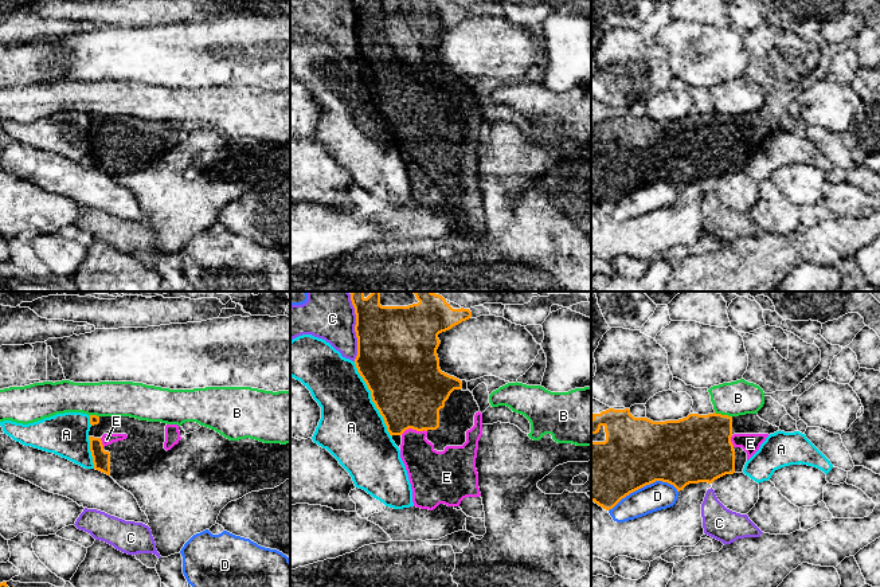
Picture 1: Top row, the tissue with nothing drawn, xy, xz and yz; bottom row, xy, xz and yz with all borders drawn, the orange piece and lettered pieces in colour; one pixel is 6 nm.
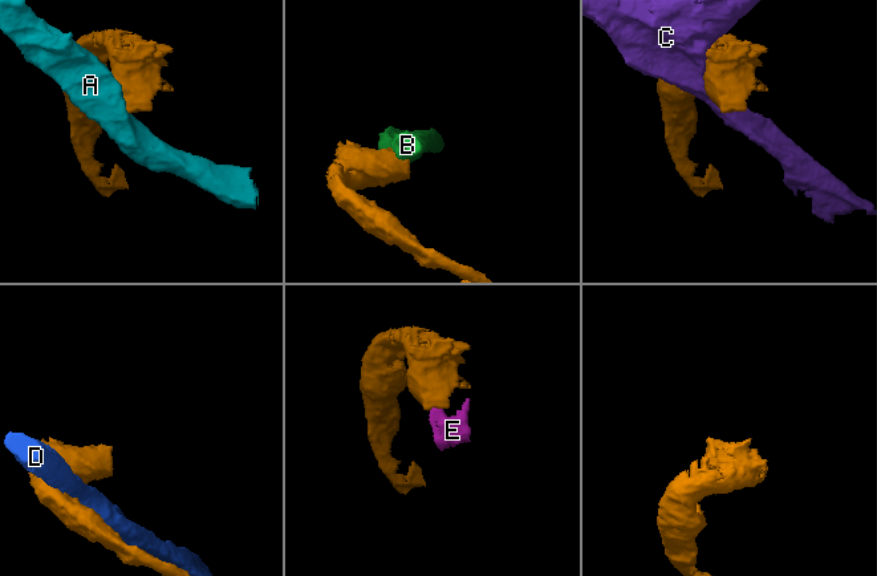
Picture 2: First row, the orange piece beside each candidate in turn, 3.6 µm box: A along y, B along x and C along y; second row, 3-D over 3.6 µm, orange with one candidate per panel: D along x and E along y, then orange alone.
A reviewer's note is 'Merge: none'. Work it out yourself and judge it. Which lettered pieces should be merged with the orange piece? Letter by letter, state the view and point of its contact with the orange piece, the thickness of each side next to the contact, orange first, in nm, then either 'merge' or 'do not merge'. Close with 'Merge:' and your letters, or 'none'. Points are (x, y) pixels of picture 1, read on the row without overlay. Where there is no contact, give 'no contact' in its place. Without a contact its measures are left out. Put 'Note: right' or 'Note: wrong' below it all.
A: meets orange in xz at (372, 98); 460 nm thick on the orange side, 380 nm on the other; do not merge
B: meets orange in yz at (723, 114); 400 nm thick on the orange side, 200 nm on the other; do not merge
C: meets orange in xz at (355, 30); 440 nm thick on the orange side, 260 nm on the other; do not merge
D: meets orange in yz at (642, 186); 420 nm thick on the orange side, 170 nm on the other; do not merge
E: meets orange in xz at (413, 128); 440 nm thick on the orange side, 240 nm on the other; merge
Merge: E
Note: wrong

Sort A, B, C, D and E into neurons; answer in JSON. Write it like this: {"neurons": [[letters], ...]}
{"neurons": [["A"], ["B"], ["C"], ["D"], ["E"]]}

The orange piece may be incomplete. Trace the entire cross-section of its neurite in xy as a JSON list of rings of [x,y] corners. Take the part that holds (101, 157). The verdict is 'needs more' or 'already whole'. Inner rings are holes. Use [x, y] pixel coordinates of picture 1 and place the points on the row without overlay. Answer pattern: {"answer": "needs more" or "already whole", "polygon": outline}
{"answer": "needs more", "polygon": [[[103,133],[101,137],[89,136],[94,168],[110,175],[110,152],[105,150],[103,146],[126,137],[126,133]]]}

